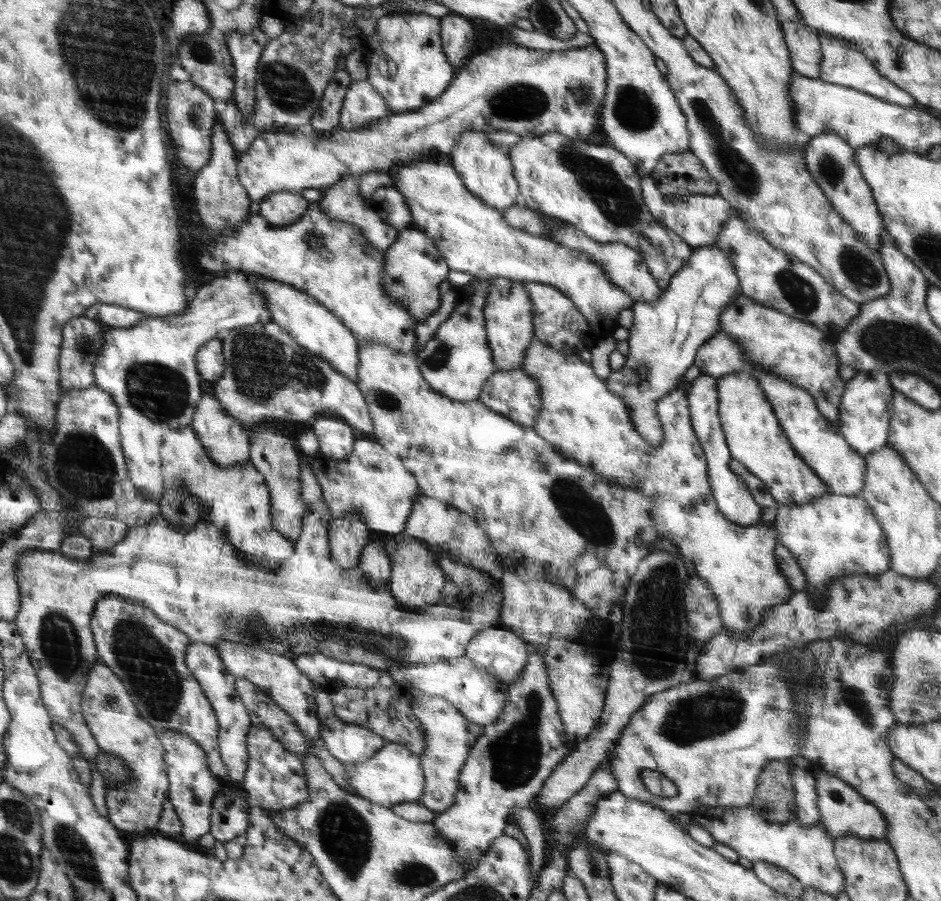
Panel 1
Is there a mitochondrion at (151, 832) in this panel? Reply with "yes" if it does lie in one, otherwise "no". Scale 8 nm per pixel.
no

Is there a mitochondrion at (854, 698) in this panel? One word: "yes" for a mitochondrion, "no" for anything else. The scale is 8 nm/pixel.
yes

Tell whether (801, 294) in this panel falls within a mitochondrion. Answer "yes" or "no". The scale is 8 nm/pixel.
yes

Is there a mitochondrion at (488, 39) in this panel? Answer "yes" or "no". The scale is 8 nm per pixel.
no

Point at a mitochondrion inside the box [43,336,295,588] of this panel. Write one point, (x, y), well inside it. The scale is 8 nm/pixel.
(85, 466)

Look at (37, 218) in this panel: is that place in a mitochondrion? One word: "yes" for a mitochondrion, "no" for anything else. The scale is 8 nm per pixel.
yes

